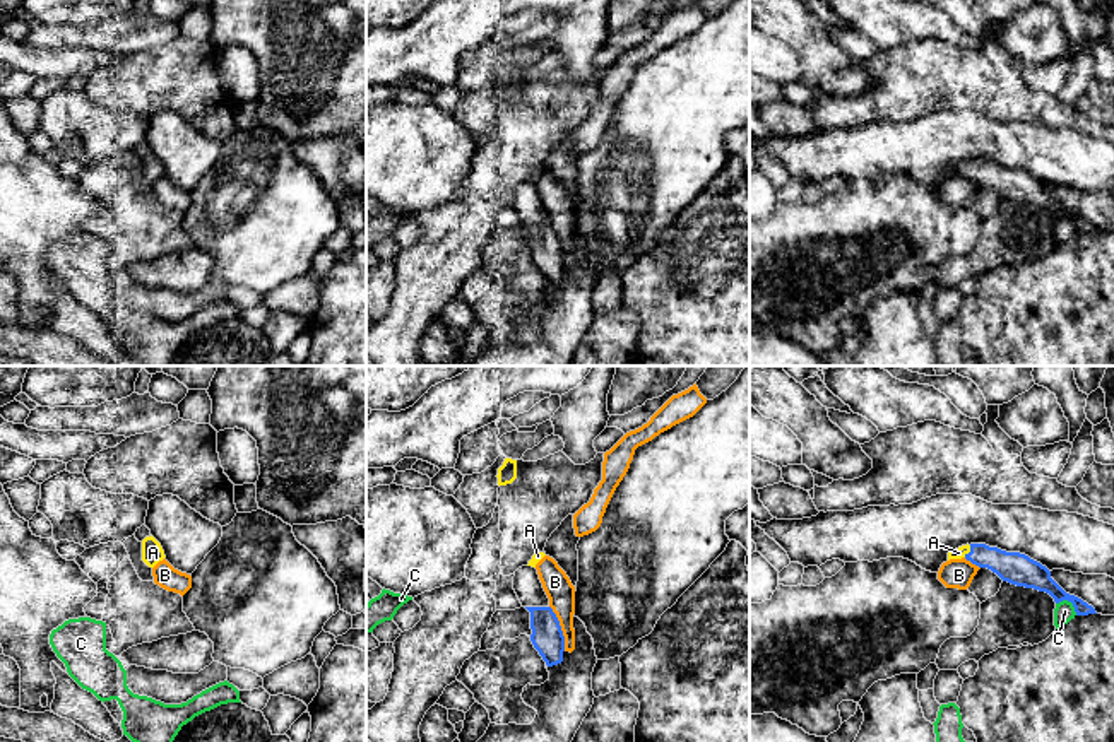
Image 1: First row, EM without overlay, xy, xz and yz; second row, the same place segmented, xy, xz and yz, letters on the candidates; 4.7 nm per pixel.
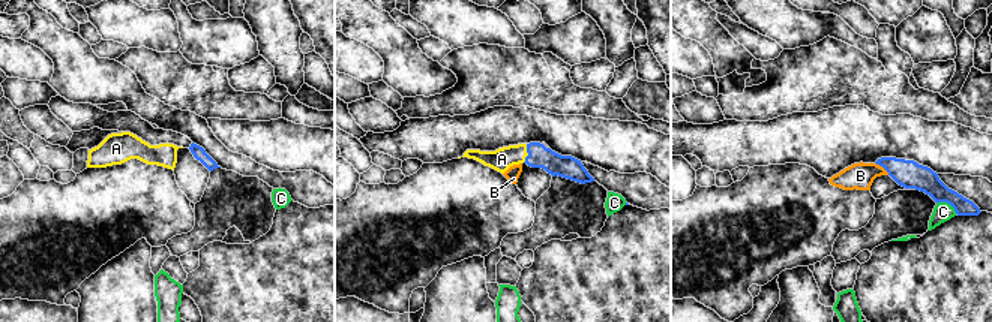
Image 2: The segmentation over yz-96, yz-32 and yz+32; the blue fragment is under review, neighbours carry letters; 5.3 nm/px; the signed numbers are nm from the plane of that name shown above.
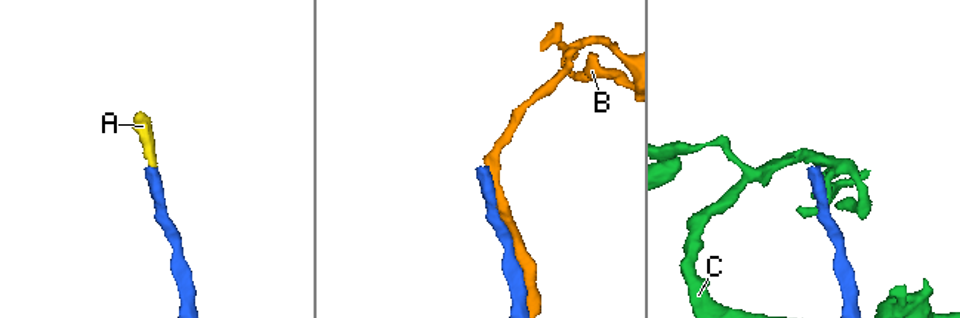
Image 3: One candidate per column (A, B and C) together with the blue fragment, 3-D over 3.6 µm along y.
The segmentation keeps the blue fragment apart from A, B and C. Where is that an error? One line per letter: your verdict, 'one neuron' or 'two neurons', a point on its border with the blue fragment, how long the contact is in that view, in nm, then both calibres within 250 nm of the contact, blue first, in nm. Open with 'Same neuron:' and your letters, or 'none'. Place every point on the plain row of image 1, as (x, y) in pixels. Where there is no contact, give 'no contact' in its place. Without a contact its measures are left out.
Same neuron: A
A: one neuron; meets blue in yz at (971, 168); contact 70 nm long; 150 nm thick on the blue side, 50 nm on the other
B: two neurons; meets blue in xz at (560, 245); contact 220 nm long; 150 nm thick on the blue side, 130 nm on the other
C: two neurons; meets blue in yz at (1070, 217); contact 120 nm long; 140 nm thick on the blue side, 90 nm on the other

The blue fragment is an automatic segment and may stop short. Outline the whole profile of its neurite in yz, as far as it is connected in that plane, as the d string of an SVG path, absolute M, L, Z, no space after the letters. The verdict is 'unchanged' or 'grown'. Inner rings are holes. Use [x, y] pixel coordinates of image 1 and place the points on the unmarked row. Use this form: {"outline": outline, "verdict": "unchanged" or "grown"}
{"outline": "M967 161L948 169L950 176L965 174L979 185L987 185L1003 198L1016 203L1034 205L1049 210L1056 221L1068 217L1073 221L1076 233L1097 231L1092 222L1081 215L1066 210L1052 195L1051 188L1040 180L1020 169L1006 169L986 161Z", "verdict": "grown"}

